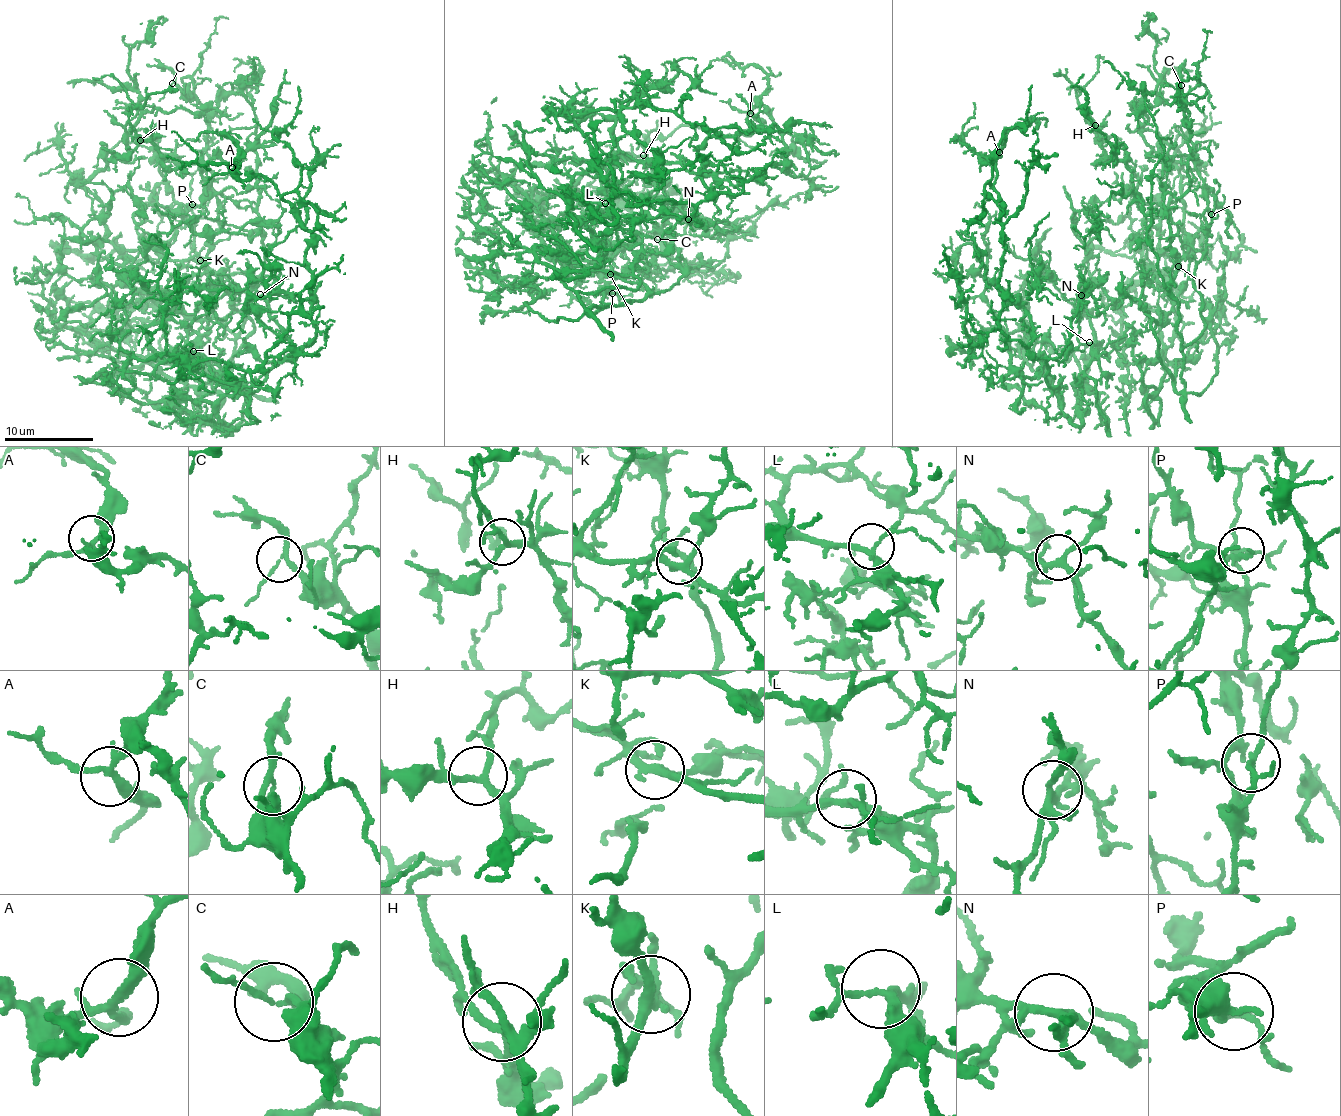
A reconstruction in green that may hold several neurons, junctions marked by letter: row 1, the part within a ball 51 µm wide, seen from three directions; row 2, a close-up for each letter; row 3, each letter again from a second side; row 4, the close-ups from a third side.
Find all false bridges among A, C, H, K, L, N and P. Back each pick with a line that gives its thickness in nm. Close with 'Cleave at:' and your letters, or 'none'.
Cleave at: none

